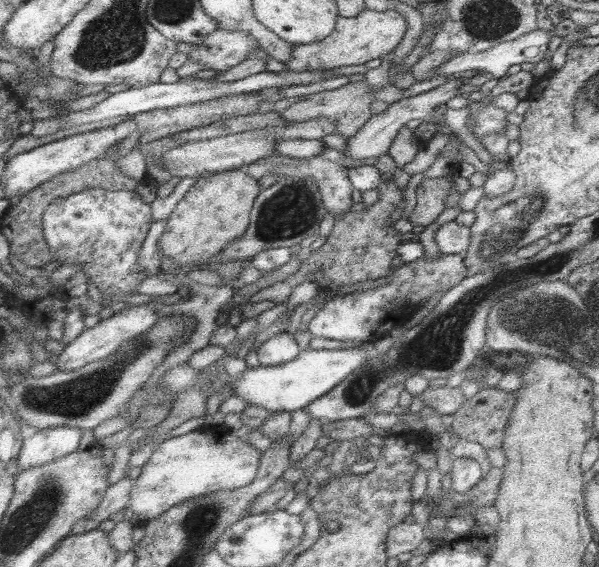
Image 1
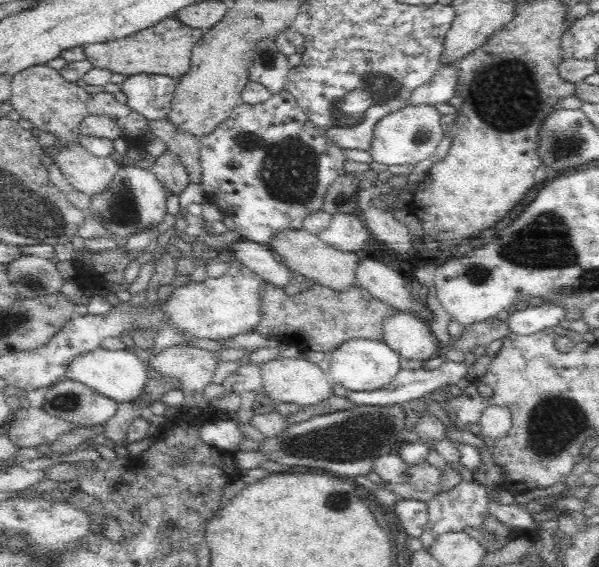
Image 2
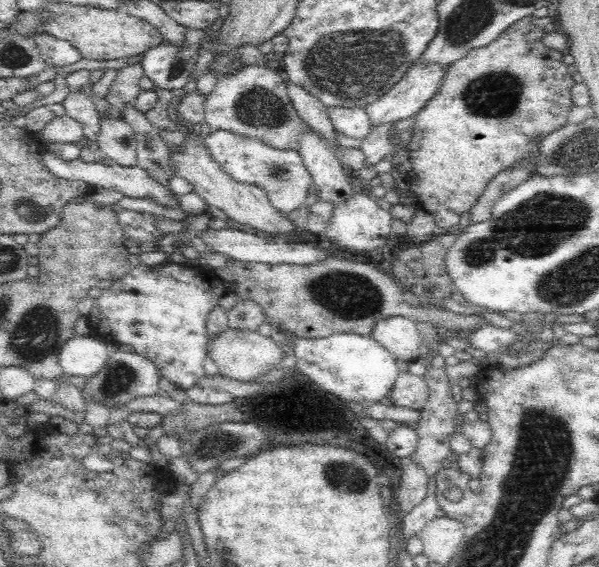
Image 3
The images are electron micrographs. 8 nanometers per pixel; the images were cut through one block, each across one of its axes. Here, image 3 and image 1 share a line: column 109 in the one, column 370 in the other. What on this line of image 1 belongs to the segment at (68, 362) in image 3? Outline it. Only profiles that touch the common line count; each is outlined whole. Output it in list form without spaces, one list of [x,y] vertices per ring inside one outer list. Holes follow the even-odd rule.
[[[304,349],[298,356],[278,366],[257,366],[247,368],[240,377],[232,378],[229,376],[224,381],[224,389],[233,390],[234,395],[250,402],[250,405],[266,407],[268,411],[292,412],[303,409],[314,399],[330,392],[340,384],[356,368],[360,368],[372,352],[360,349]]]

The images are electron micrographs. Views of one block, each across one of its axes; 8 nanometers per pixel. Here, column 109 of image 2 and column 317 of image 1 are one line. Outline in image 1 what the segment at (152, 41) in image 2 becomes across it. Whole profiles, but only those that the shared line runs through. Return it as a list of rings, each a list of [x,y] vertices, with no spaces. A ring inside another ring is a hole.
[[[365,8],[354,18],[339,16],[331,36],[326,36],[324,40],[310,44],[292,44],[290,60],[284,62],[284,70],[317,71],[318,69],[333,69],[352,64],[366,64],[374,58],[383,59],[400,44],[406,30],[406,19],[396,9],[378,12]]]

